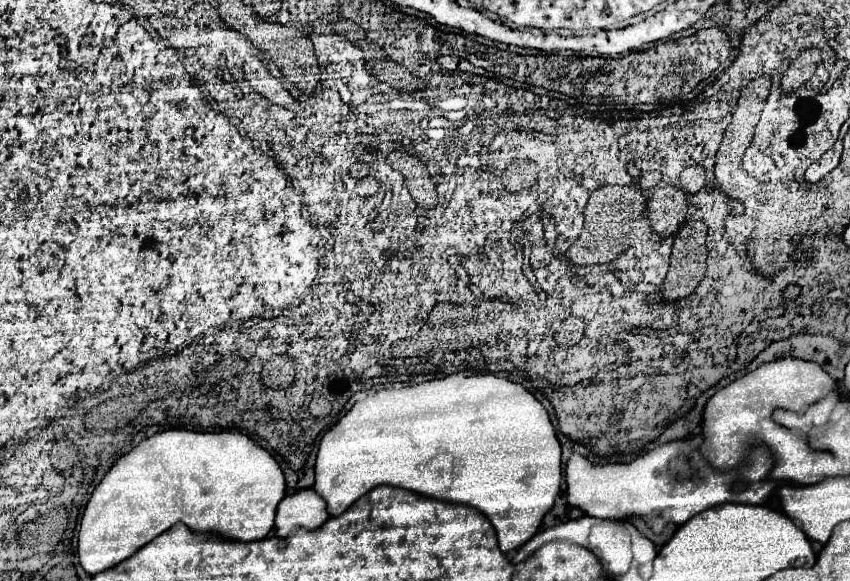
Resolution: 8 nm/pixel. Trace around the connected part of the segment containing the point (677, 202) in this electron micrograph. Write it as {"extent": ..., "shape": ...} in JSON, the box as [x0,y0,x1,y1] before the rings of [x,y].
{"extent":[649,186,685,238],"shape":[[[649,186],[649,226],[661,234],[661,238],[669,238],[669,234],[677,234],[685,222],[685,194],[681,190],[673,190],[673,186]]]}

